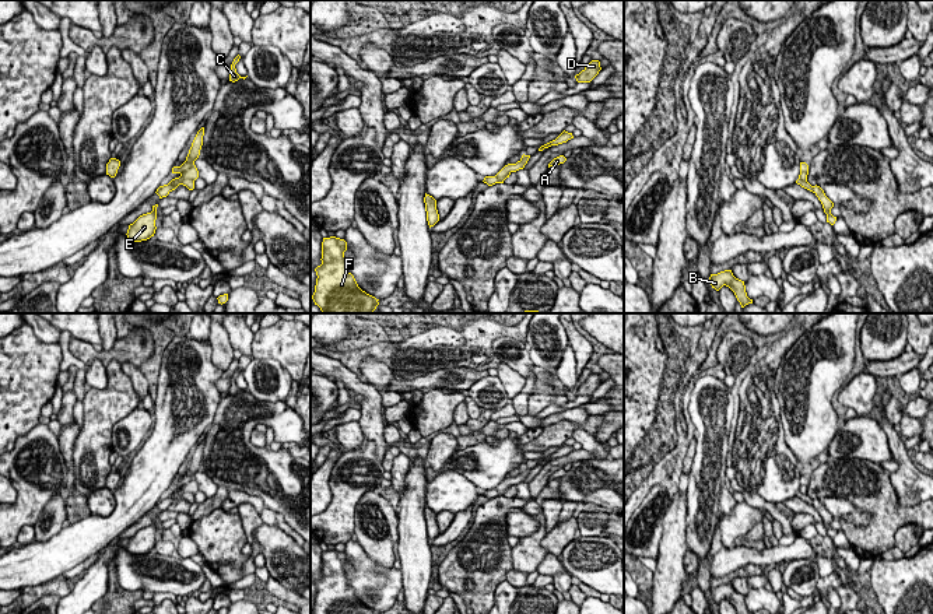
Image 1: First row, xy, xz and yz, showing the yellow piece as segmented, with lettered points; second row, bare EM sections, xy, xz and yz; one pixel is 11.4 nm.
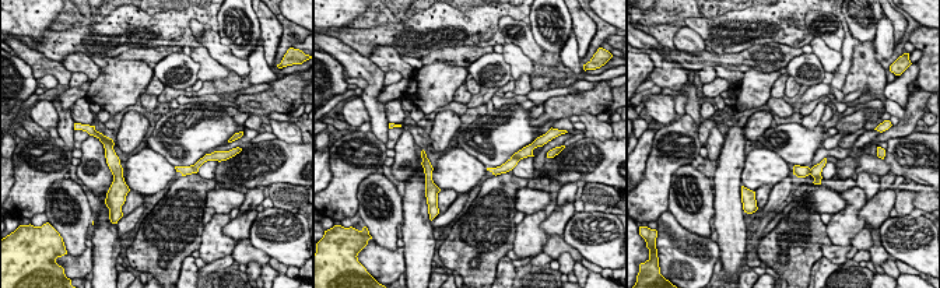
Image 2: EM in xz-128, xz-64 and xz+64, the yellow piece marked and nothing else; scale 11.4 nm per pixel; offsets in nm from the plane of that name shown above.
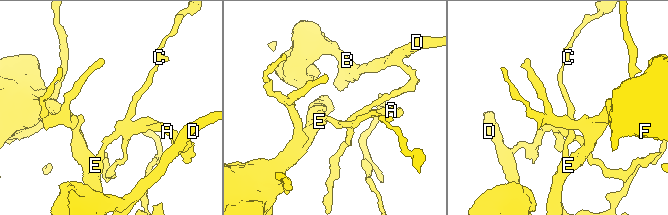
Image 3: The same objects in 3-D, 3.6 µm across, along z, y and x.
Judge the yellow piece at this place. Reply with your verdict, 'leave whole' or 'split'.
split

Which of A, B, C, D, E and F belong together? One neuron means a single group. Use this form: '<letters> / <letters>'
A C E F / B D

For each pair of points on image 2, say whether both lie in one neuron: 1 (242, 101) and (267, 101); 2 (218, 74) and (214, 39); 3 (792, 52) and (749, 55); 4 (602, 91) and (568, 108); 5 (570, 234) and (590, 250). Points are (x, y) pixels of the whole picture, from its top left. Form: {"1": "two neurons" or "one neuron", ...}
{"1": "one neuron", "2": "two neurons", "3": "one neuron", "4": "one neuron", "5": "one neuron"}

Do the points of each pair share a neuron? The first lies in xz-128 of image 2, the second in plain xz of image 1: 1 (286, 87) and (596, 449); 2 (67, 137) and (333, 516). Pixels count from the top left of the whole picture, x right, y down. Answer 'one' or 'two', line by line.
1: two
2: two

